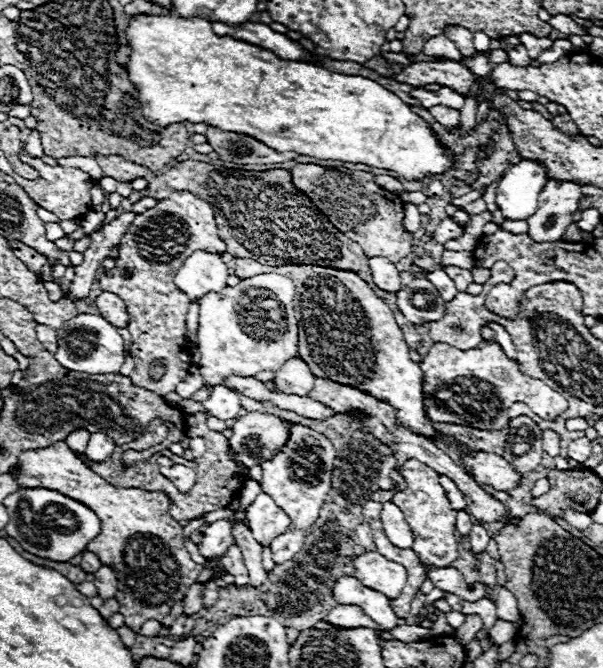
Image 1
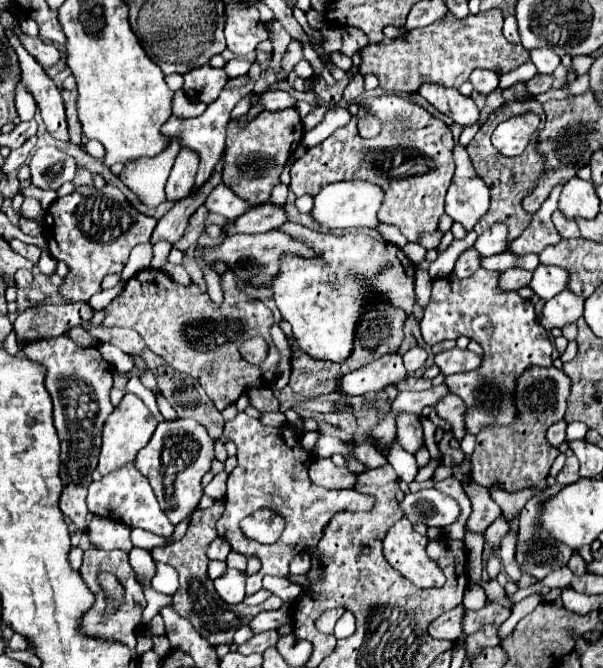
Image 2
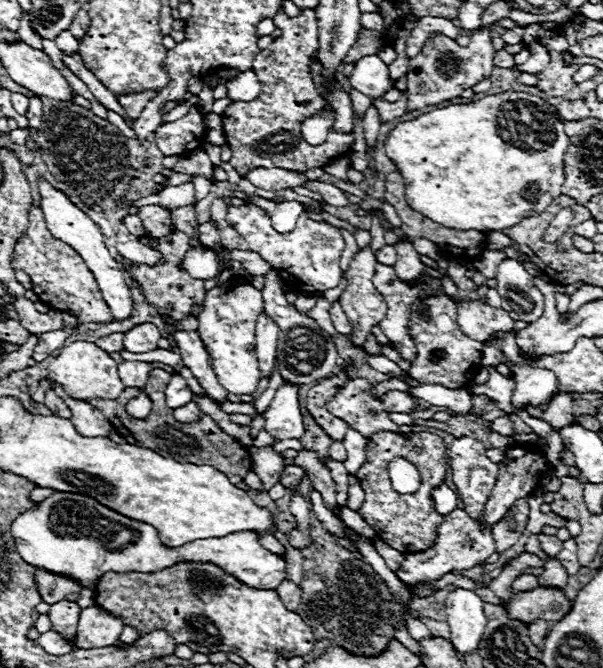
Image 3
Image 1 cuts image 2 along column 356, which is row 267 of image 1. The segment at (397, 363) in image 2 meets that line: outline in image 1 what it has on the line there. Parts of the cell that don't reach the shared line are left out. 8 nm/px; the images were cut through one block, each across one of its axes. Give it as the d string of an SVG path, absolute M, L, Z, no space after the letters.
M376 256L376 258L370 258L368 264L370 264L370 272L372 272L378 288L382 288L386 292L394 292L394 294L402 288L400 278L398 278L398 270L388 258Z

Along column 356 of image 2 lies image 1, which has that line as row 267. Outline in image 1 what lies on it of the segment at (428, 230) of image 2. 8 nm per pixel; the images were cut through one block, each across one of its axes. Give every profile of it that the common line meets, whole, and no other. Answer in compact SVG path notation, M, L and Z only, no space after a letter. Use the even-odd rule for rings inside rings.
M176 190L166 200L160 200L154 208L136 216L118 244L118 258L114 268L110 272L104 270L98 276L100 290L116 292L116 296L124 300L130 314L128 330L134 344L130 356L134 358L134 362L138 360L134 372L130 374L132 384L140 384L140 388L148 388L160 396L174 392L176 386L188 376L190 368L190 356L186 350L188 298L184 298L184 294L174 286L172 280L176 270L196 250L224 254L226 244L218 238L214 208L186 190ZM126 266L134 270L134 276L130 280L124 280L120 276L122 268ZM158 358L164 360L166 374L160 380L152 380L148 368L150 362Z

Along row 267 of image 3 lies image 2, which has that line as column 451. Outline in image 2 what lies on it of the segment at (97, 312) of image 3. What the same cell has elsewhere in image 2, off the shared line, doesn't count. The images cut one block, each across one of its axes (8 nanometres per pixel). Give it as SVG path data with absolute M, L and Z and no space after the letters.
M488 10L478 14L468 14L466 18L454 18L446 12L444 18L436 20L426 28L406 30L402 36L368 44L360 50L360 74L374 74L380 88L386 92L416 92L424 82L438 82L444 86L460 88L468 80L474 68L492 68L498 74L516 70L520 64L530 60L530 52L522 44L508 42L502 34L504 16L500 10Z

